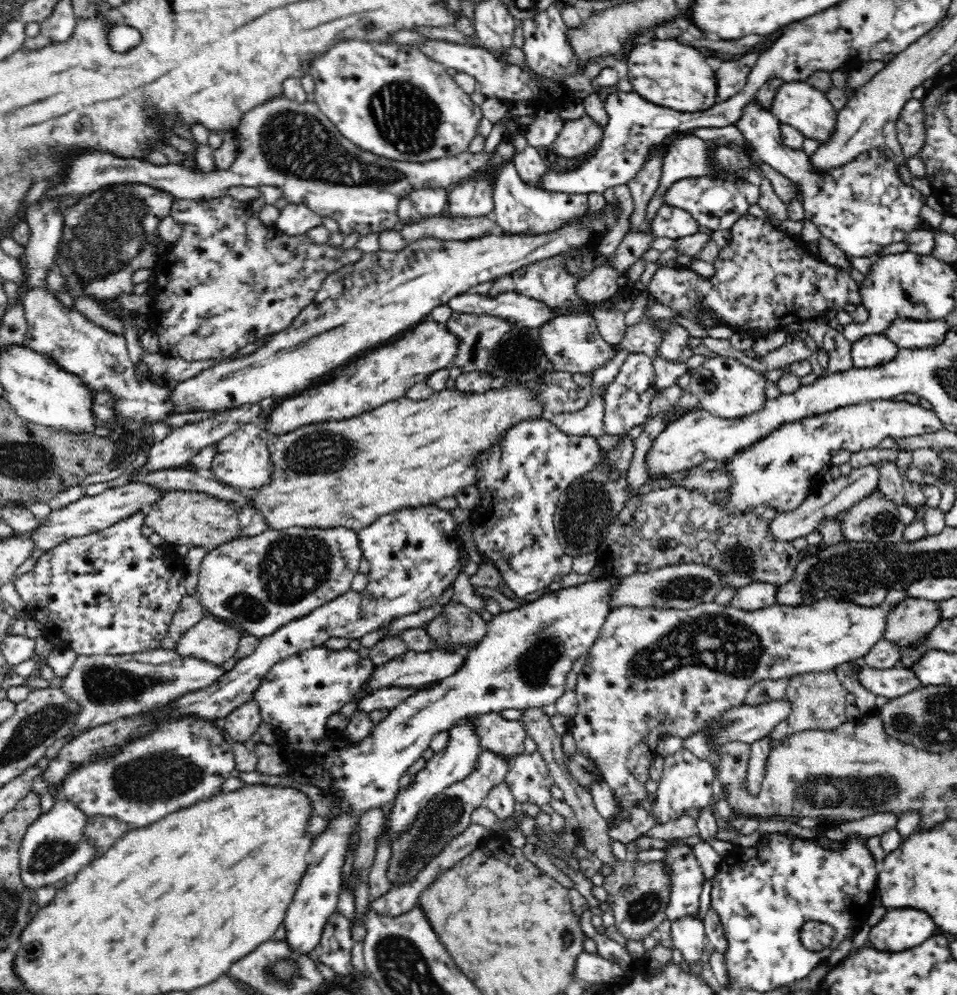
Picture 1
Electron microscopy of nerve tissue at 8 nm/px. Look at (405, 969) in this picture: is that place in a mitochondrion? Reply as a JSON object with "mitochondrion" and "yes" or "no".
{"mitochondrion":"yes"}

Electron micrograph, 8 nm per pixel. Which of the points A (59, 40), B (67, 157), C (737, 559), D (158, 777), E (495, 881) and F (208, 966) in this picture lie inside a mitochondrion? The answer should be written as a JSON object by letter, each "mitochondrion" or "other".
{"A":"other","B":"other","C":"mitochondrion","D":"mitochondrion","E":"other","F":"other"}

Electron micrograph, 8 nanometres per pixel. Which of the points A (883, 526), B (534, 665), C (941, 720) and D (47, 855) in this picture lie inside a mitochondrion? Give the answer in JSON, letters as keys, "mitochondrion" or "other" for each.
{"A":"mitochondrion","B":"mitochondrion","C":"mitochondrion","D":"mitochondrion"}

